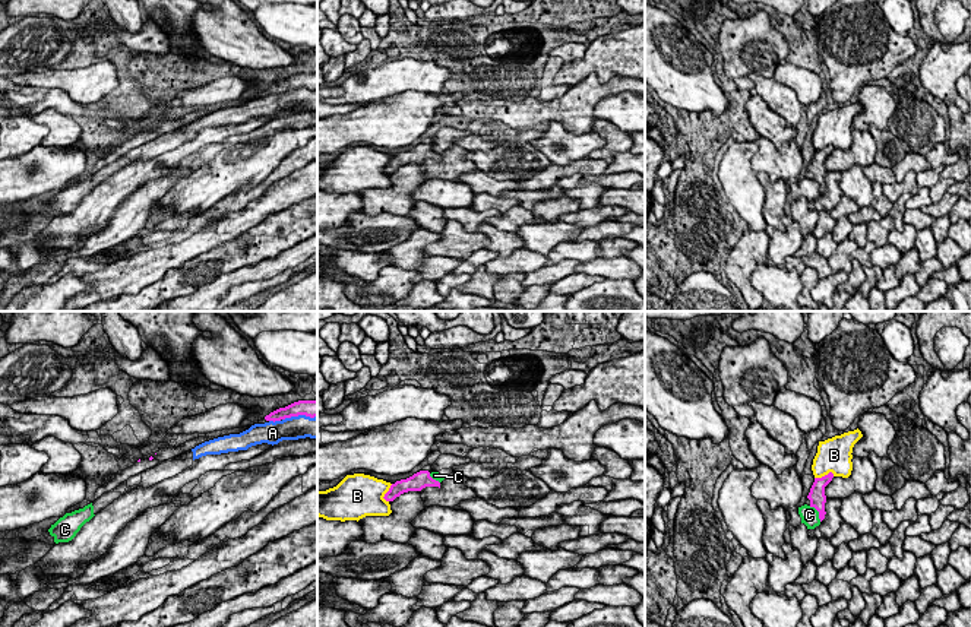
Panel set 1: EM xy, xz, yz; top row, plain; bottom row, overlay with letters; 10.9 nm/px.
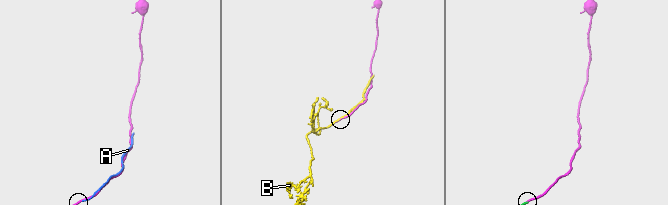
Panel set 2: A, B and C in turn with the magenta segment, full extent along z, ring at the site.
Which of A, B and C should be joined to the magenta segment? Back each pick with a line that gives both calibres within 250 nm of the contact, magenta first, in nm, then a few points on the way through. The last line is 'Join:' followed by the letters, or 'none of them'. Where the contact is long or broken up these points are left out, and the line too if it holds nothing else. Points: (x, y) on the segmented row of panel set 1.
Join: none of them

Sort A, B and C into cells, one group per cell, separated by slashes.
A C / B

